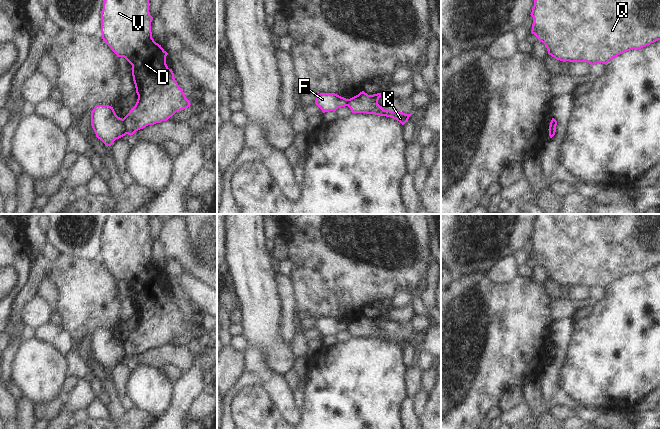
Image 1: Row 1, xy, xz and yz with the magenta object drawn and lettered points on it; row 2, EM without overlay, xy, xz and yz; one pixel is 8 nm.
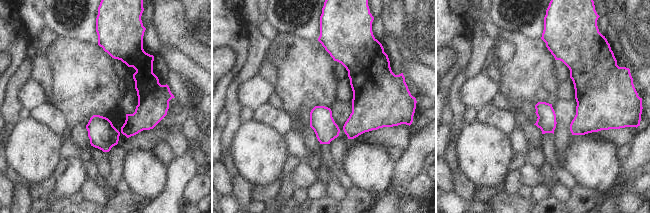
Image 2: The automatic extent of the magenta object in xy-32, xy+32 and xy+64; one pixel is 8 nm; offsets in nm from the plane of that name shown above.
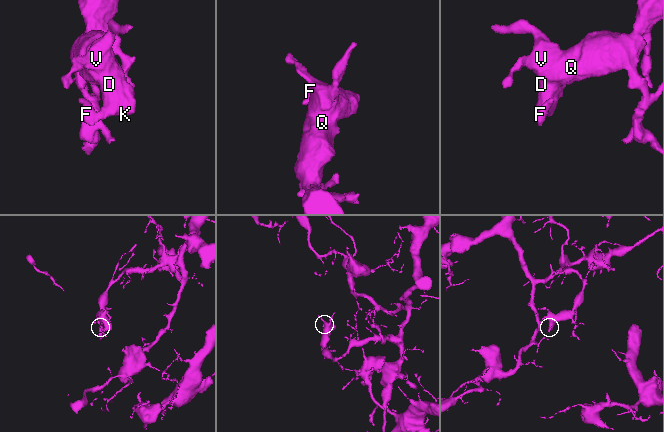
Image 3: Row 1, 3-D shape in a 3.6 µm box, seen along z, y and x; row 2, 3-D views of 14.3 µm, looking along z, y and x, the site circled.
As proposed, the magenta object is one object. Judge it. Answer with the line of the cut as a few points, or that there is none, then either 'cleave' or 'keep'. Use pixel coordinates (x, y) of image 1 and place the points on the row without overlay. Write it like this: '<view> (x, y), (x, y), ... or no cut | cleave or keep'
xy (122, 343), (122, 348), (127, 357) | cleave

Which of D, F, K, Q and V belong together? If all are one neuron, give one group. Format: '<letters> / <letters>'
D K Q V / F

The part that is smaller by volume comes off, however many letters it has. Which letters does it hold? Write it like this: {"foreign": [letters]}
{"foreign": ["F"]}

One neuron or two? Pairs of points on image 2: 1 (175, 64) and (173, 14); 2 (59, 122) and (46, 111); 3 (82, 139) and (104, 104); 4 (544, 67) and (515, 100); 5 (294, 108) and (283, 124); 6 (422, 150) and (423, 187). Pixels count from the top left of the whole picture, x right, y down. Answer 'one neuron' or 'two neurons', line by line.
1: two neurons
2: one neuron
3: two neurons
4: one neuron
5: two neurons
6: two neurons

